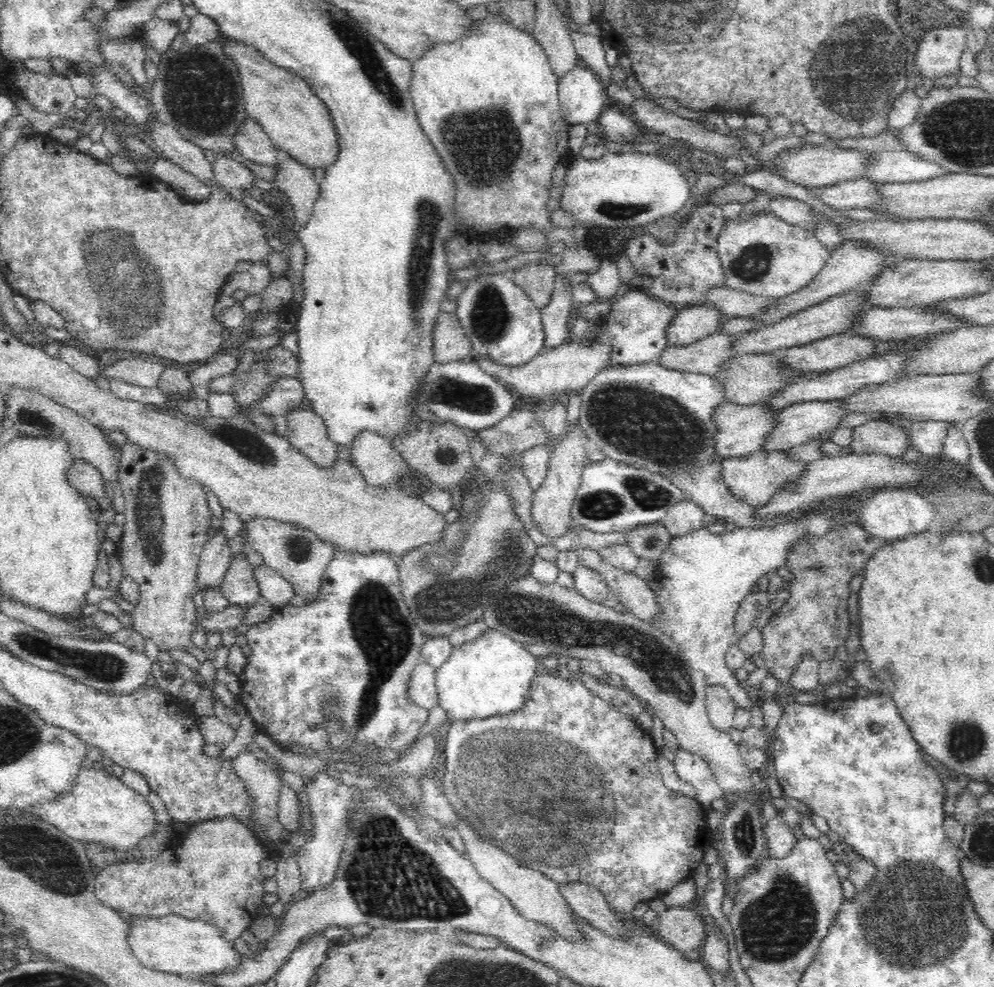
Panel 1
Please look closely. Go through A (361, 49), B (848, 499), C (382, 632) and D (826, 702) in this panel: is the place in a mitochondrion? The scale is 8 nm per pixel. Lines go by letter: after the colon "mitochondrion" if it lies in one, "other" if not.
A: mitochondrion
B: other
C: mitochondrion
D: other

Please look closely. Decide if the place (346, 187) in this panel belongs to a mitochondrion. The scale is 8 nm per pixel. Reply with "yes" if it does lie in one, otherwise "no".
no

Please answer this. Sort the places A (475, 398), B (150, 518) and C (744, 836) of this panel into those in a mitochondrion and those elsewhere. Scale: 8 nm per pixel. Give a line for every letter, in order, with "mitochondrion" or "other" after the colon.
A: mitochondrion
B: mitochondrion
C: mitochondrion

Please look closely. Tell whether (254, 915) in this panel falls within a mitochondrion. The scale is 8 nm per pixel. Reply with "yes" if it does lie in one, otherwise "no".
no

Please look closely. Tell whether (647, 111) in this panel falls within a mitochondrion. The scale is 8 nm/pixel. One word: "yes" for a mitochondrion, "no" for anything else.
no

